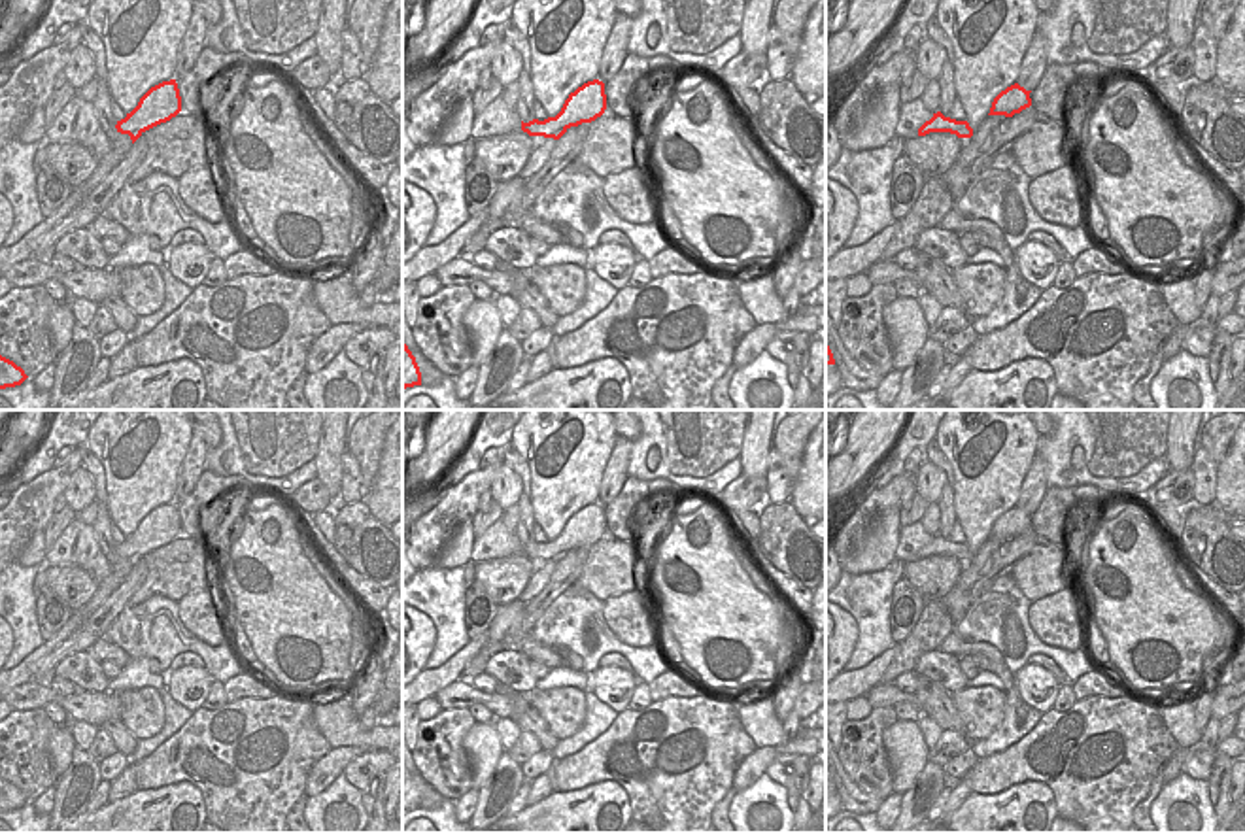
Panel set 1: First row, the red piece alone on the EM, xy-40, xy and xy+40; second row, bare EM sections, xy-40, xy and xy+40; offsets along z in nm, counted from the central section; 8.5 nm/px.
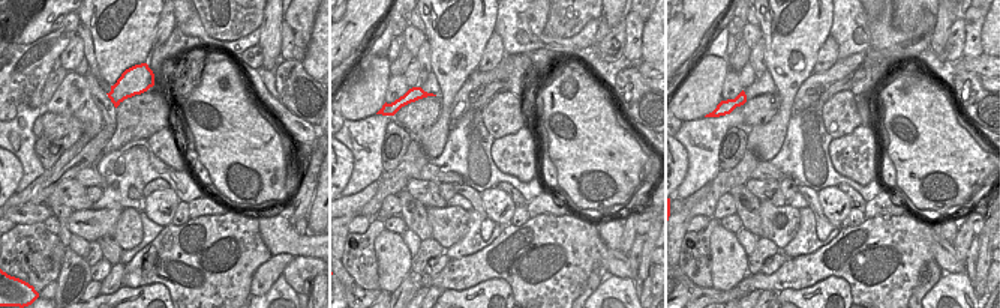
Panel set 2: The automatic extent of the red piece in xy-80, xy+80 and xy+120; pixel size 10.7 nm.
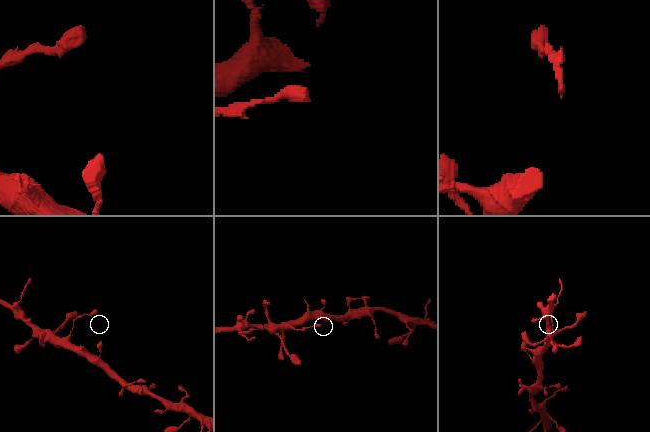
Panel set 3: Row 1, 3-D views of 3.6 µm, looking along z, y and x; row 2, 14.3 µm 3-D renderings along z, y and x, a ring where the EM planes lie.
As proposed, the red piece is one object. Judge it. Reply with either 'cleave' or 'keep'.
cleave

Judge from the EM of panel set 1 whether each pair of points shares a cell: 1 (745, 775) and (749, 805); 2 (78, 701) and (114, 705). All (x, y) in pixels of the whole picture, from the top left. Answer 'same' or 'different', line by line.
1: different
2: same

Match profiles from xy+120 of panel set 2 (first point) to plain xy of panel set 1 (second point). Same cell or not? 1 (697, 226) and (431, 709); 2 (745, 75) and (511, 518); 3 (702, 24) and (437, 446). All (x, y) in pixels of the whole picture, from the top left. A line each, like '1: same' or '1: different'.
1: same
2: same
3: same

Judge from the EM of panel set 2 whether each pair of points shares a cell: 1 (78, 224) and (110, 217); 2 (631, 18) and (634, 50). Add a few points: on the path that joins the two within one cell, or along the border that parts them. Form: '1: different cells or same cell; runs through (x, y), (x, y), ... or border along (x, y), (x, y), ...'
1: same cell; runs through (86, 224), (102, 223)
2: same cell; runs through (633, 26), (633, 42)

